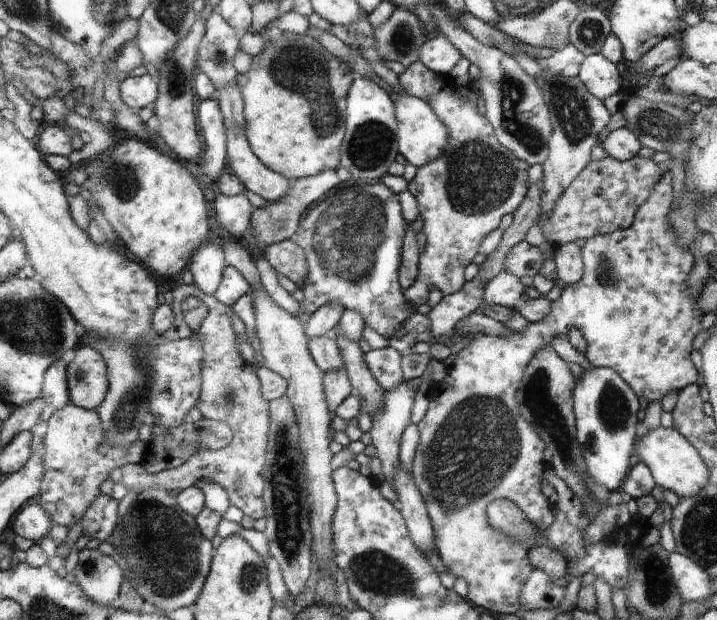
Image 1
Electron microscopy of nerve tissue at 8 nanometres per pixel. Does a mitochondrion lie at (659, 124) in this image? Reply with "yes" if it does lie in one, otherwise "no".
yes

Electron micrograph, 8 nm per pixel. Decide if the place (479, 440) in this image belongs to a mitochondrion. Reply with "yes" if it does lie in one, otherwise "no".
yes

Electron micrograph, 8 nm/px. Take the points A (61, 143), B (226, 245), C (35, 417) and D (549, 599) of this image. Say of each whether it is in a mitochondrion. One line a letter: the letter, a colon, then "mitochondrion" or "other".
A: other
B: other
C: other
D: other

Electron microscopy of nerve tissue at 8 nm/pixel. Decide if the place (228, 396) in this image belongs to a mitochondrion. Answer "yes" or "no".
yes

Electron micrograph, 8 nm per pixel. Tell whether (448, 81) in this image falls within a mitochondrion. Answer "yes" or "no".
no

